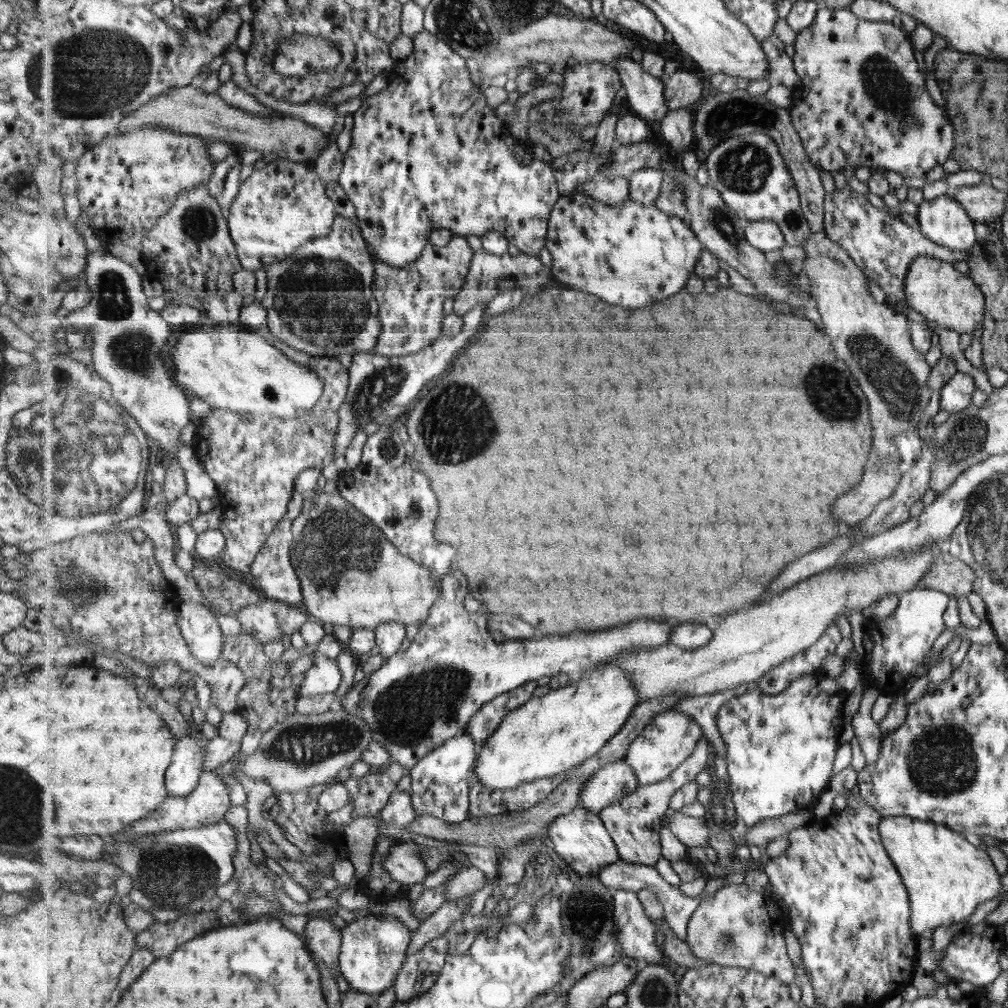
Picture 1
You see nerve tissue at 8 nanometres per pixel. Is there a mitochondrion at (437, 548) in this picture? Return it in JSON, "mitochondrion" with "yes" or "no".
{"mitochondrion":"no"}

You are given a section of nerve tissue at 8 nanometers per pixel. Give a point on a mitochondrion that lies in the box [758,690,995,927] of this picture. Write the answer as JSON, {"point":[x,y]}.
{"point":[942,761]}

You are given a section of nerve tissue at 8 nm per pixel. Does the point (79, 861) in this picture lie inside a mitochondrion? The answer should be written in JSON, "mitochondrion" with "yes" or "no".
{"mitochondrion":"no"}

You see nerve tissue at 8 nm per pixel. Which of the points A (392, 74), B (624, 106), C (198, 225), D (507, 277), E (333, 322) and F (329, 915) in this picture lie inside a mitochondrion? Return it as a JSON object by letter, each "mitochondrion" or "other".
{"A":"other","B":"other","C":"mitochondrion","D":"mitochondrion","E":"mitochondrion","F":"other"}

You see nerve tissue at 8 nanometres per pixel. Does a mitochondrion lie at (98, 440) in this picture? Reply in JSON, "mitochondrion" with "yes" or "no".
{"mitochondrion":"yes"}

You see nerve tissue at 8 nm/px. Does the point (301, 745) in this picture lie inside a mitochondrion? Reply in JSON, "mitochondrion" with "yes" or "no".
{"mitochondrion":"yes"}

